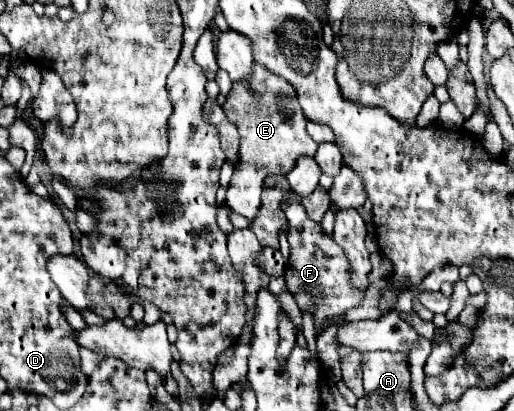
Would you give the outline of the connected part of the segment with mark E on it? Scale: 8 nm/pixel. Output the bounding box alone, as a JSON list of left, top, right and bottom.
[223,63,317,221]

